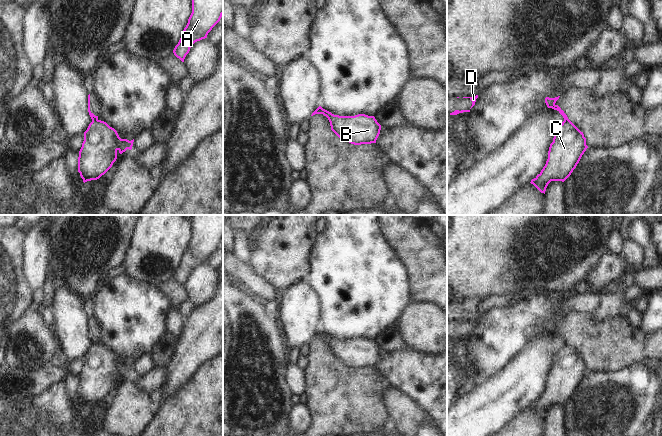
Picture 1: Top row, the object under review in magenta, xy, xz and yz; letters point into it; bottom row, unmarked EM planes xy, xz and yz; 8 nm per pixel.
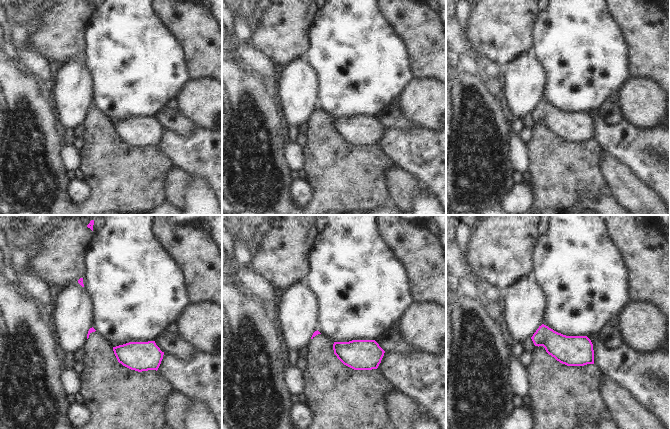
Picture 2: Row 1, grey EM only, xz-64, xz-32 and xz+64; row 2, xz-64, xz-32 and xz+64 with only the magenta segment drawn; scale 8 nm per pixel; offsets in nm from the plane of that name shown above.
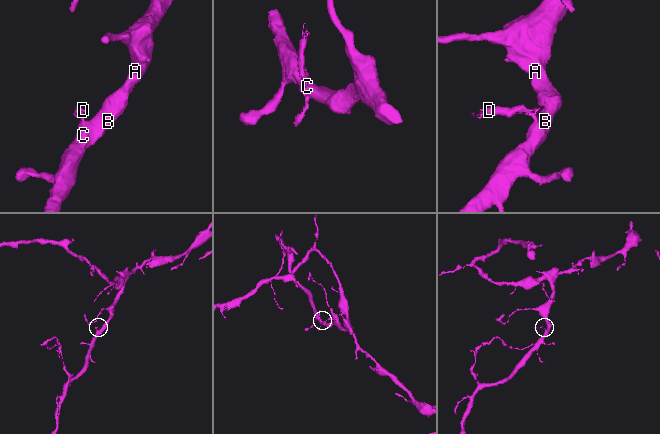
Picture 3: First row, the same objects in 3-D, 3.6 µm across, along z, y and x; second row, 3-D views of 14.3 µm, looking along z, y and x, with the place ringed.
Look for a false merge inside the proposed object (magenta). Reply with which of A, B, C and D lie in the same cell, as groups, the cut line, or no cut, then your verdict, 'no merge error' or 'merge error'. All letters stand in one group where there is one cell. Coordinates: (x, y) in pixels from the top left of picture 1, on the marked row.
A B C / D | yz (564, 119), (570, 121) | merge error

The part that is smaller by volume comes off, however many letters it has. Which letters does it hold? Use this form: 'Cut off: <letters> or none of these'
Cut off: D

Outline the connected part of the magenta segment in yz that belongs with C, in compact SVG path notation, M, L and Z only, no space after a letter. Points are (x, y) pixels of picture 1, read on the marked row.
M564 120L554 134L545 166L530 183L545 194L551 181L564 182L571 175L587 148L583 132Z

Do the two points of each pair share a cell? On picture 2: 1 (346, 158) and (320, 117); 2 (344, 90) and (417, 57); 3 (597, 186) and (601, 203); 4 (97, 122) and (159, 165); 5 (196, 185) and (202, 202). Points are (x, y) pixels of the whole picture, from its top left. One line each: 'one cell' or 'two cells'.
1: one cell
2: two cells
3: two cells
4: one cell
5: one cell

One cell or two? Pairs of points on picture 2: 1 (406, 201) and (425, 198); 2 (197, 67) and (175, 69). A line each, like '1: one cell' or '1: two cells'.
1: two cells
2: two cells

